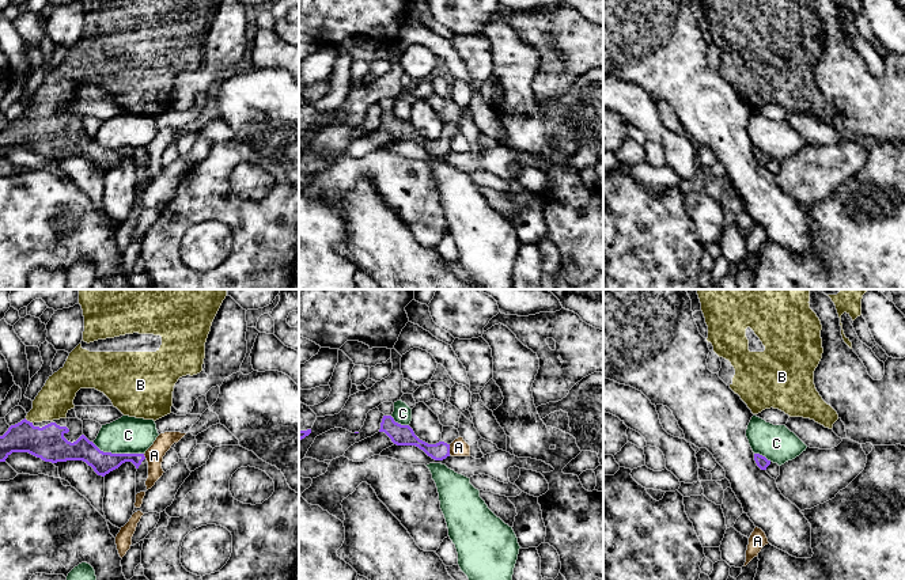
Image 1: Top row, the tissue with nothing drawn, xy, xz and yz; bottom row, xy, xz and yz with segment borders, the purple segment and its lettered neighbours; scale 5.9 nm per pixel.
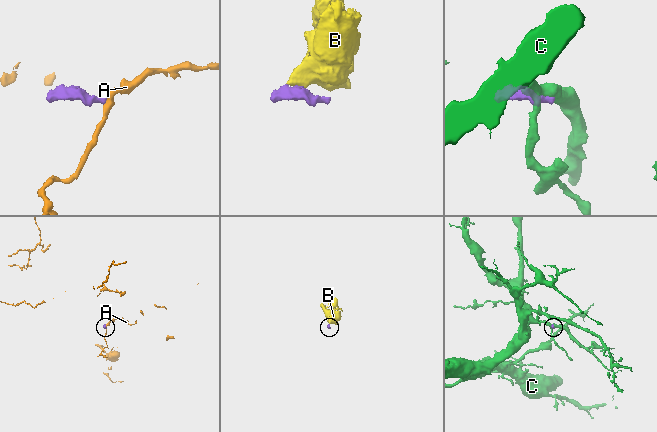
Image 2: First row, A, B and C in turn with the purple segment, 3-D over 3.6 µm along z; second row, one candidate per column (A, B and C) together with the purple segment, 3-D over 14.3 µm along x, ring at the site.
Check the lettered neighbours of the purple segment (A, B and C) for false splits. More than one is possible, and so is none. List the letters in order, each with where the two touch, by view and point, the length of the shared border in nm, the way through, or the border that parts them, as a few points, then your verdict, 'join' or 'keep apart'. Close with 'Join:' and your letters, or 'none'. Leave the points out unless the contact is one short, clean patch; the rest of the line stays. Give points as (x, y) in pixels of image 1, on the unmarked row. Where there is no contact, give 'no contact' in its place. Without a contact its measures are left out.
A: meets purple in xz at (449, 146); contact 60 nm long; border along xz (449, 140), (450, 150); keep apart
B: meets purple in xy at (29, 117); contact 60 nm long; join
C: meets purple in xy at (118, 150); contact 320 nm long; keep apart
Join: B

